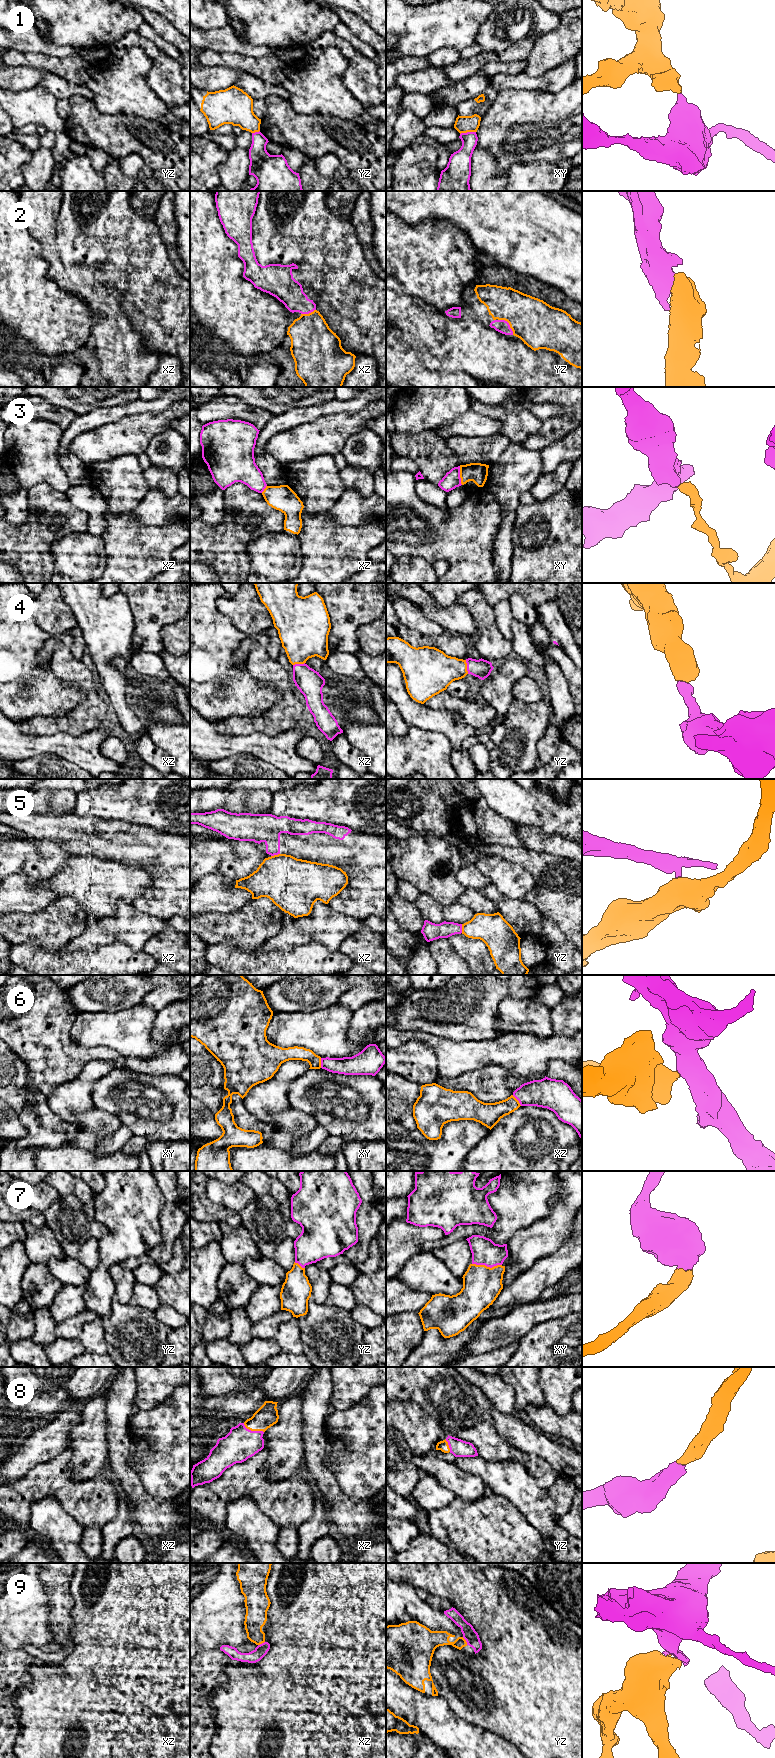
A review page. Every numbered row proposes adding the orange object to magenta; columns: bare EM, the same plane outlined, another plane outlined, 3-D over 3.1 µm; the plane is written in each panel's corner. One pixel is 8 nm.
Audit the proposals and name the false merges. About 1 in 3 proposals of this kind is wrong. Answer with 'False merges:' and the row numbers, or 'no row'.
False merges: 1, 3, 5, 6

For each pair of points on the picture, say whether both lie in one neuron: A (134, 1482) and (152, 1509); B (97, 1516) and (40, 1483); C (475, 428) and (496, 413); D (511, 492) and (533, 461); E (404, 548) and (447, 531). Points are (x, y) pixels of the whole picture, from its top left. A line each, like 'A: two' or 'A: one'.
A: one
B: one
C: two
D: one
E: one

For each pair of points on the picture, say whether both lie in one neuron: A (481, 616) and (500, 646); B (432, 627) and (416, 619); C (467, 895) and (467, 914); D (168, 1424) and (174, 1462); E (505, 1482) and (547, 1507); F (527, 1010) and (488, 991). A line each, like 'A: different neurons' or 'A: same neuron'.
A: same neuron
B: same neuron
C: different neurons
D: same neuron
E: same neuron
F: different neurons

